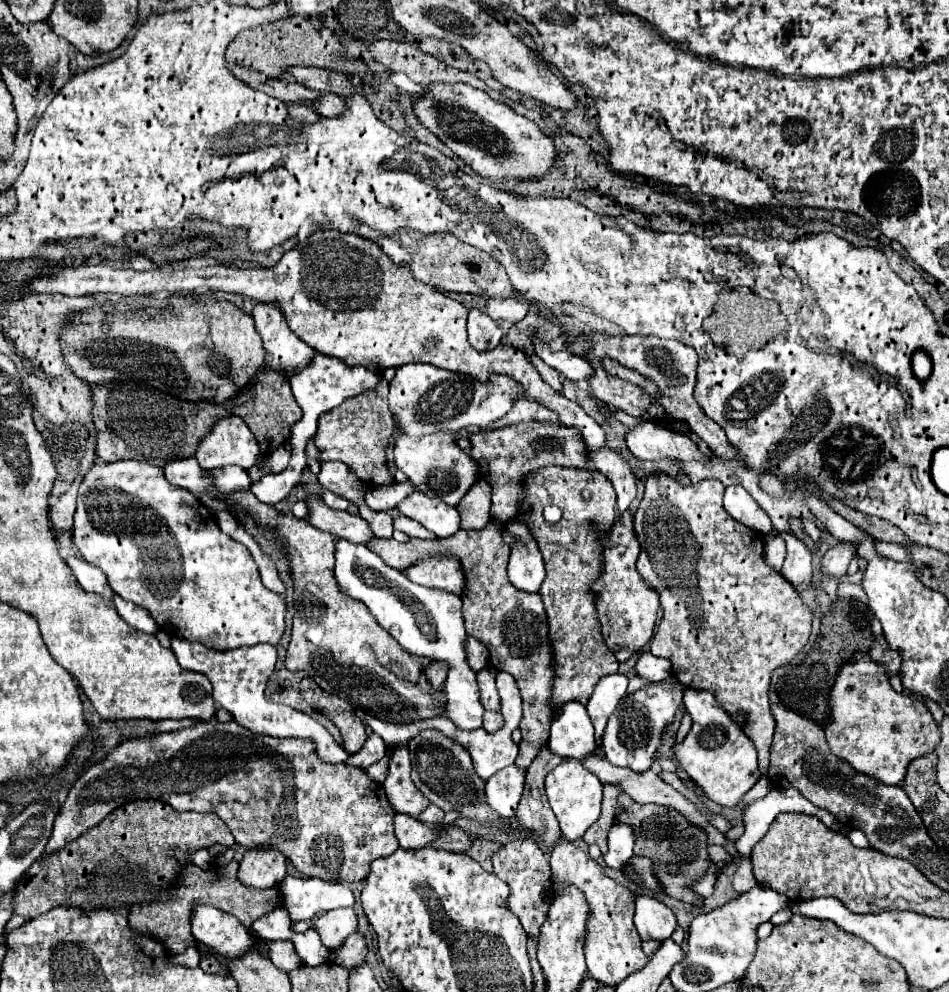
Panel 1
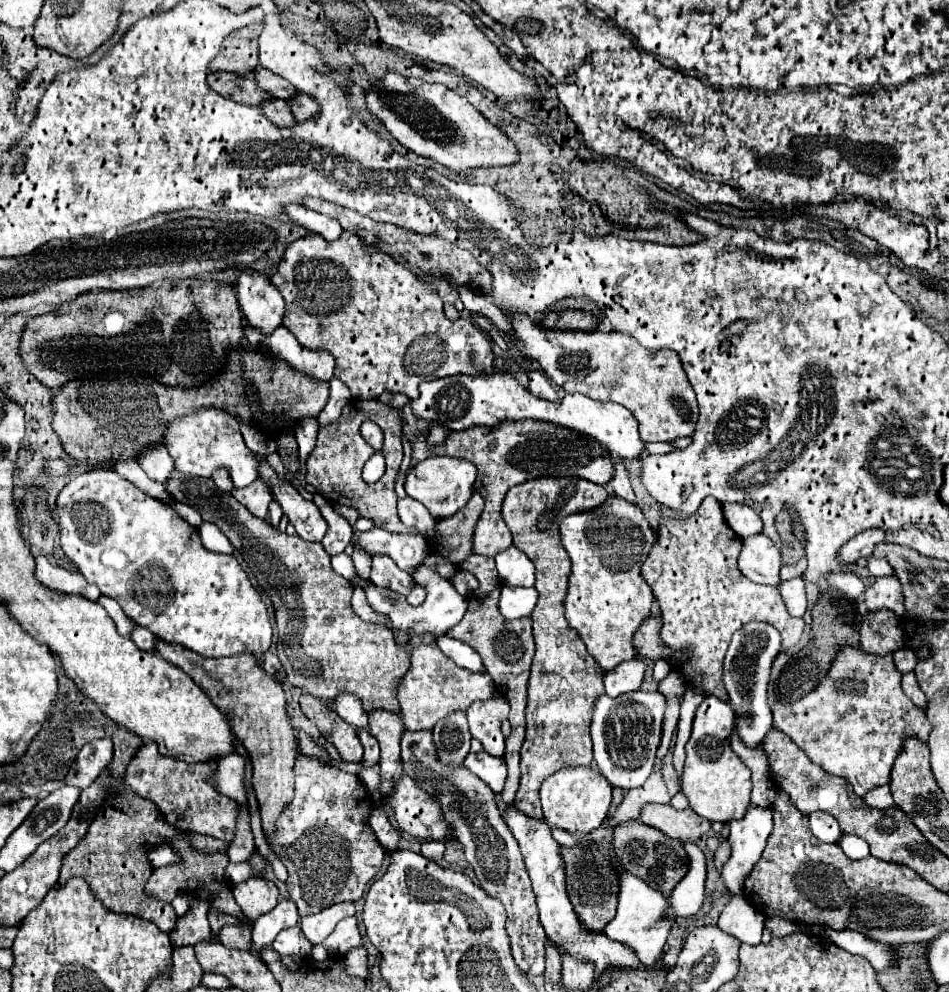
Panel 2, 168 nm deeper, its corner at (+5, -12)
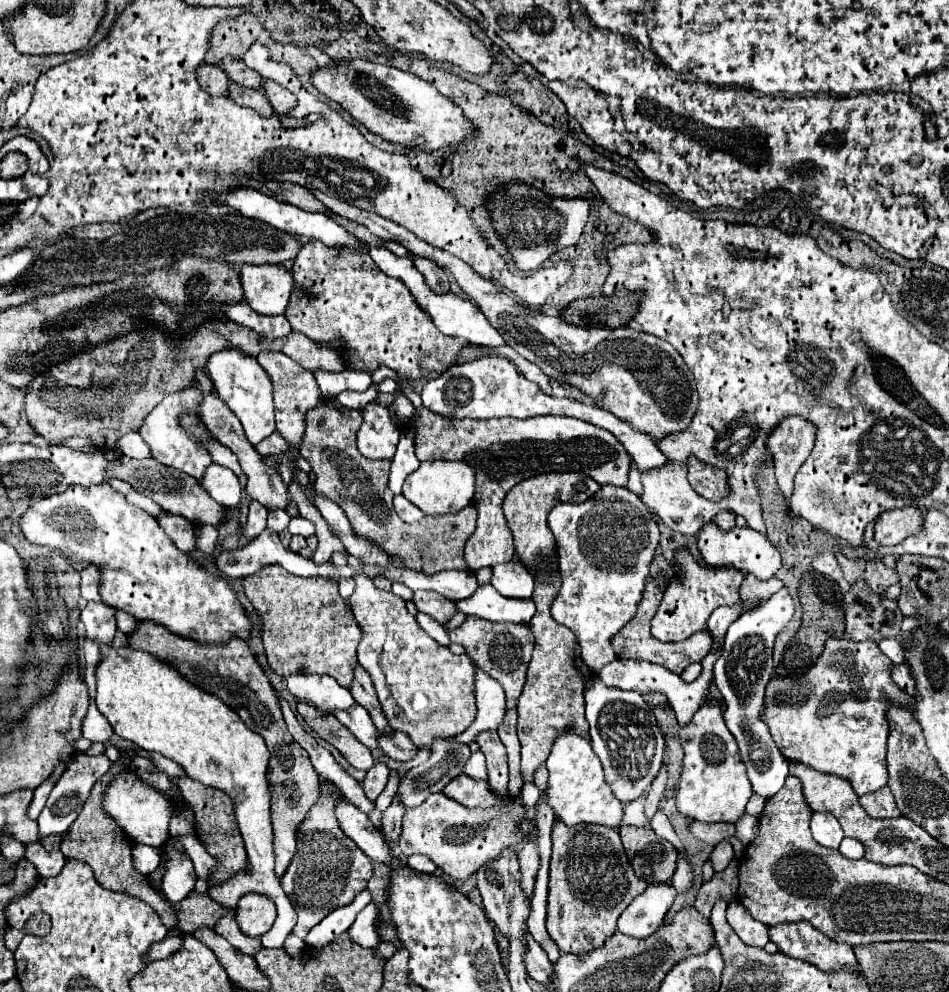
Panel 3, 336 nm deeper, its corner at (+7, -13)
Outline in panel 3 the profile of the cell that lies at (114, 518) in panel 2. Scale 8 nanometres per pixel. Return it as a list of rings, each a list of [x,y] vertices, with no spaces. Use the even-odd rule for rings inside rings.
[[[99,484],[91,488],[71,486],[65,494],[35,498],[27,512],[21,516],[19,528],[31,544],[61,550],[67,558],[75,562],[85,560],[101,566],[103,576],[99,594],[103,602],[129,612],[137,620],[157,622],[161,626],[167,626],[173,634],[193,638],[201,644],[229,642],[231,636],[249,642],[251,622],[245,616],[235,592],[229,588],[227,578],[207,574],[189,558],[189,554],[177,550],[173,542],[169,542],[169,538],[163,534],[163,530],[157,526],[157,520],[151,514],[143,512],[141,508],[129,506],[123,494],[115,492],[109,484]]]

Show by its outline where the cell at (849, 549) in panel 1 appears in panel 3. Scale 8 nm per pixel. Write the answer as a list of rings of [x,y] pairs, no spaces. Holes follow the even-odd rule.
[[[903,506],[881,514],[875,526],[875,542],[879,546],[895,546],[905,538],[919,534],[925,522],[925,514],[917,506]]]

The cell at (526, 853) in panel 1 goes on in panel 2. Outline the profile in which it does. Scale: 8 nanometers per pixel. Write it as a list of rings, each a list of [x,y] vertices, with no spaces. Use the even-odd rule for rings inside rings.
[[[405,731],[401,741],[401,759],[403,771],[423,791],[437,799],[443,819],[451,825],[455,839],[465,847],[465,859],[473,867],[479,885],[505,905],[507,933],[511,937],[511,951],[517,967],[525,973],[541,975],[545,971],[547,935],[539,921],[535,893],[531,889],[531,879],[527,875],[523,855],[497,809],[495,793],[491,793],[489,785],[479,781],[479,777],[475,777],[463,765],[443,765],[437,755],[431,731]]]

